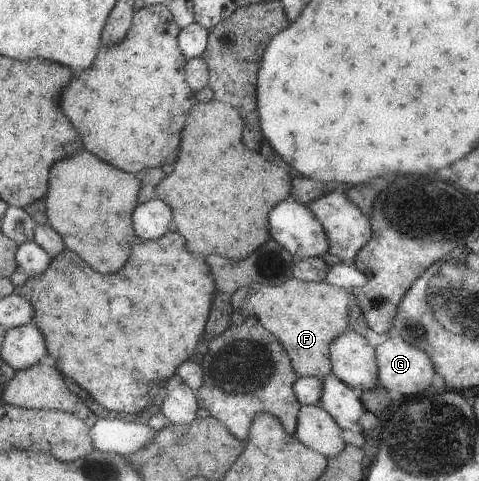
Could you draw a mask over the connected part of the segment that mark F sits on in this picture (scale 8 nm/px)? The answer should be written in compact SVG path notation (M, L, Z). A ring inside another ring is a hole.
M296 277L281 285L250 283L240 287L232 299L236 311L244 316L257 316L282 341L300 377L318 377L322 380L333 372L330 345L347 330L348 302L350 294L344 287L326 281L303 281Z

